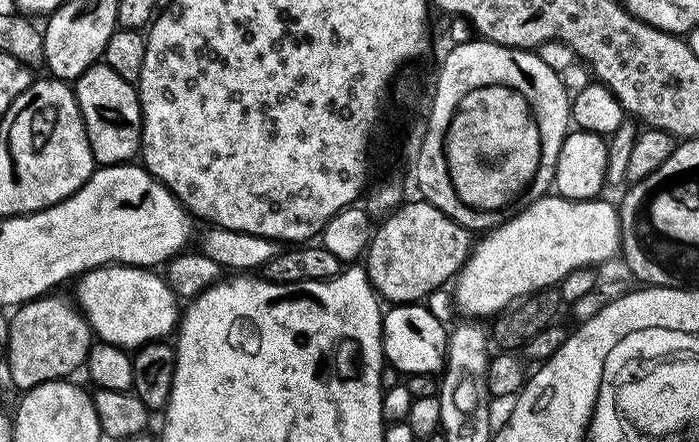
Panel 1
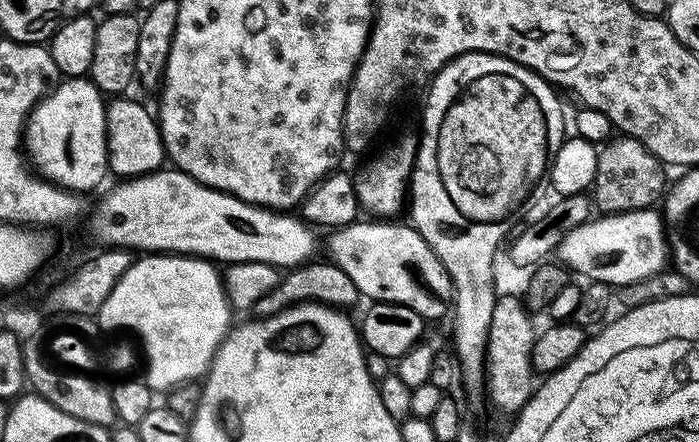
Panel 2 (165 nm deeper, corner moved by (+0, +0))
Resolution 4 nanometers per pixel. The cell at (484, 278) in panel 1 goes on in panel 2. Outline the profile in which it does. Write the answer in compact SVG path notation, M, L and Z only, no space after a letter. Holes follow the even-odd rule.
M655 207L639 212L600 214L567 232L560 241L558 256L573 273L589 276L589 281L627 286L655 272L665 271L670 256L666 225Z

